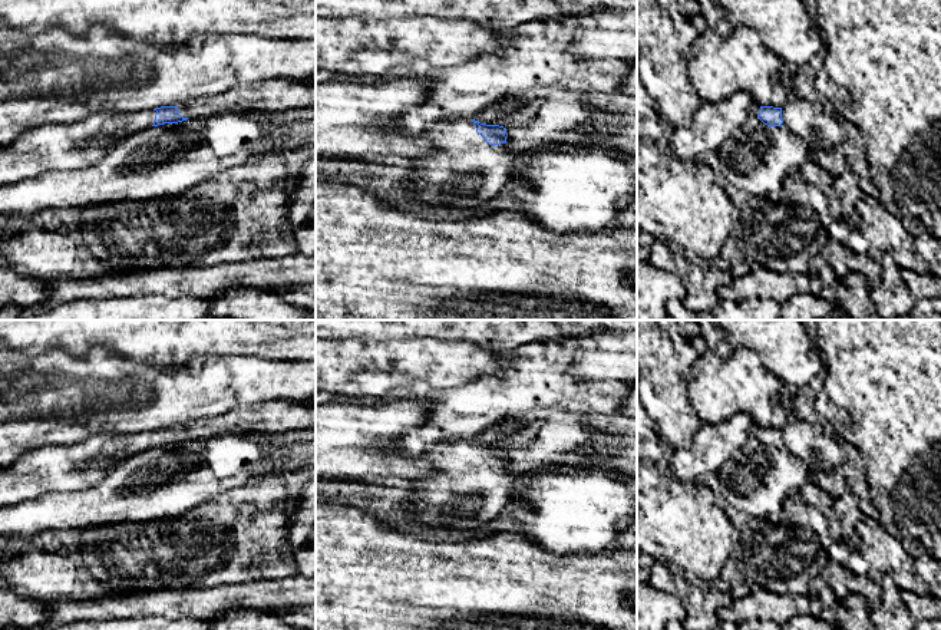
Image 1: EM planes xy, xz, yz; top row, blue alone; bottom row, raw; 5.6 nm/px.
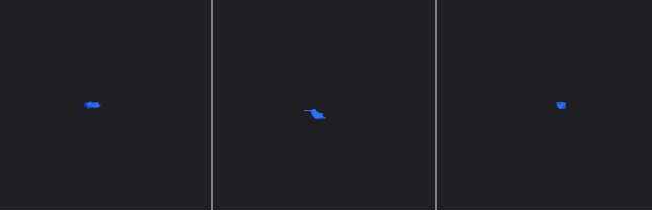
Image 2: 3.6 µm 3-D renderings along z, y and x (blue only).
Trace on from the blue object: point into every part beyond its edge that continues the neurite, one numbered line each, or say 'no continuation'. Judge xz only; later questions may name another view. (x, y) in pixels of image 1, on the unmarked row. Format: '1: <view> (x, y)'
1: xz (462, 492)

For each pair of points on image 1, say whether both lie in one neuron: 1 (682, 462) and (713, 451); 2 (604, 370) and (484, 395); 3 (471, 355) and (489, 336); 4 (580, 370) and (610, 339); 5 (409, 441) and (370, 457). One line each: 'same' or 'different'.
1: same
2: different
3: different
4: same
5: different

